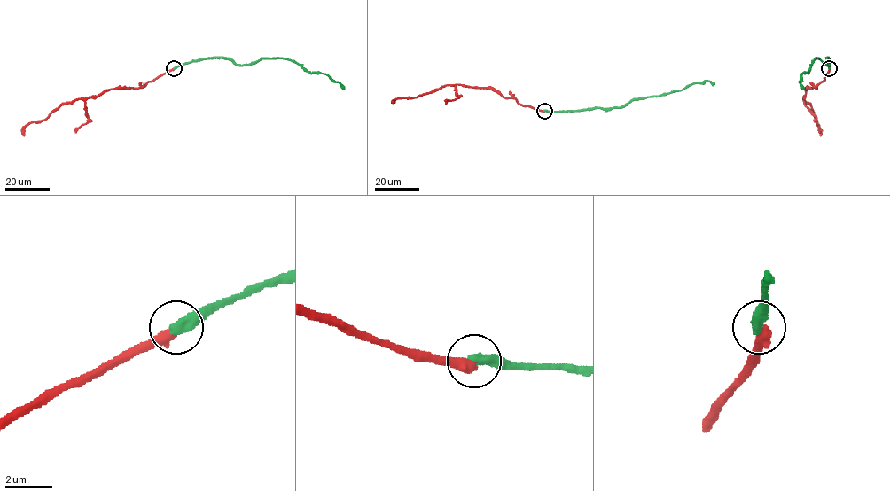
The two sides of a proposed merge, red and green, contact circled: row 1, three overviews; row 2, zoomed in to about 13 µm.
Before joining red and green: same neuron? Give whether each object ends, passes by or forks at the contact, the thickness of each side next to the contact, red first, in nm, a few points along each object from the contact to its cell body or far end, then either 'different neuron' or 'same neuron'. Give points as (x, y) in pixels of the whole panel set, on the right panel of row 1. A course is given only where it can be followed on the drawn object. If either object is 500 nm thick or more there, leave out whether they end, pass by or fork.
red ends there; green ends there; 480 nm thick on the red side, 480 nm on the other; red runs (829, 68), (824, 79), (816, 88), (806, 89), (803, 97), (811, 106), (820, 136); green runs (829, 68), (828, 58), (826, 66), (815, 58), (808, 73), (801, 74), (800, 83), (804, 89); different neuron

